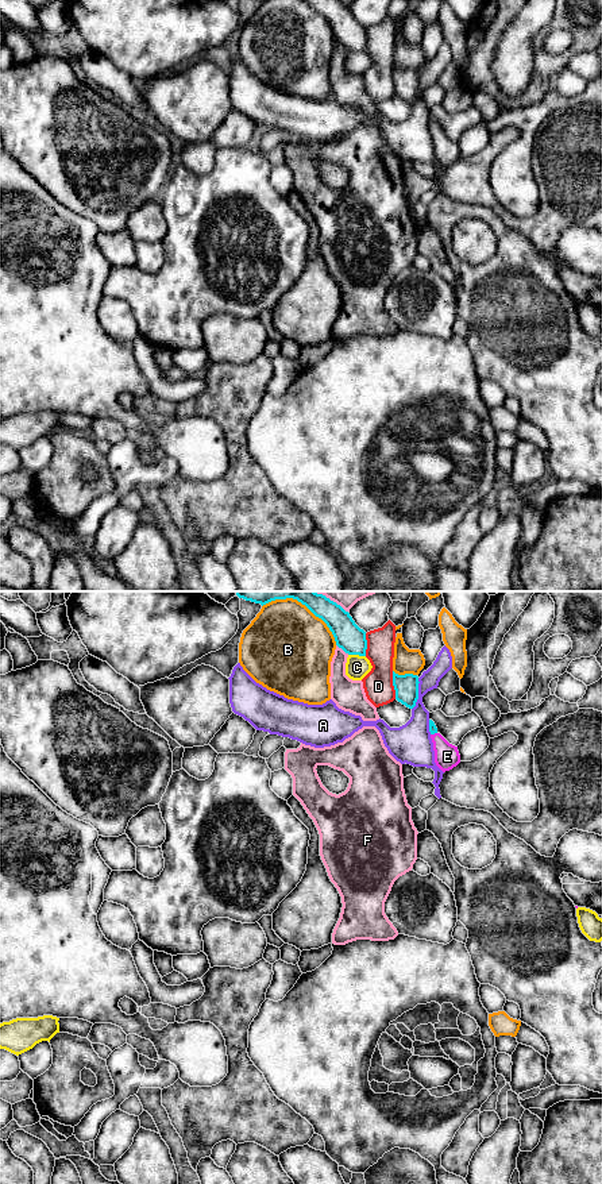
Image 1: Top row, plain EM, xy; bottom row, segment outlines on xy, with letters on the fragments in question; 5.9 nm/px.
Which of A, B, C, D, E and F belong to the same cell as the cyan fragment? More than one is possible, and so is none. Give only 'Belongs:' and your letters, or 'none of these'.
Belongs: E

